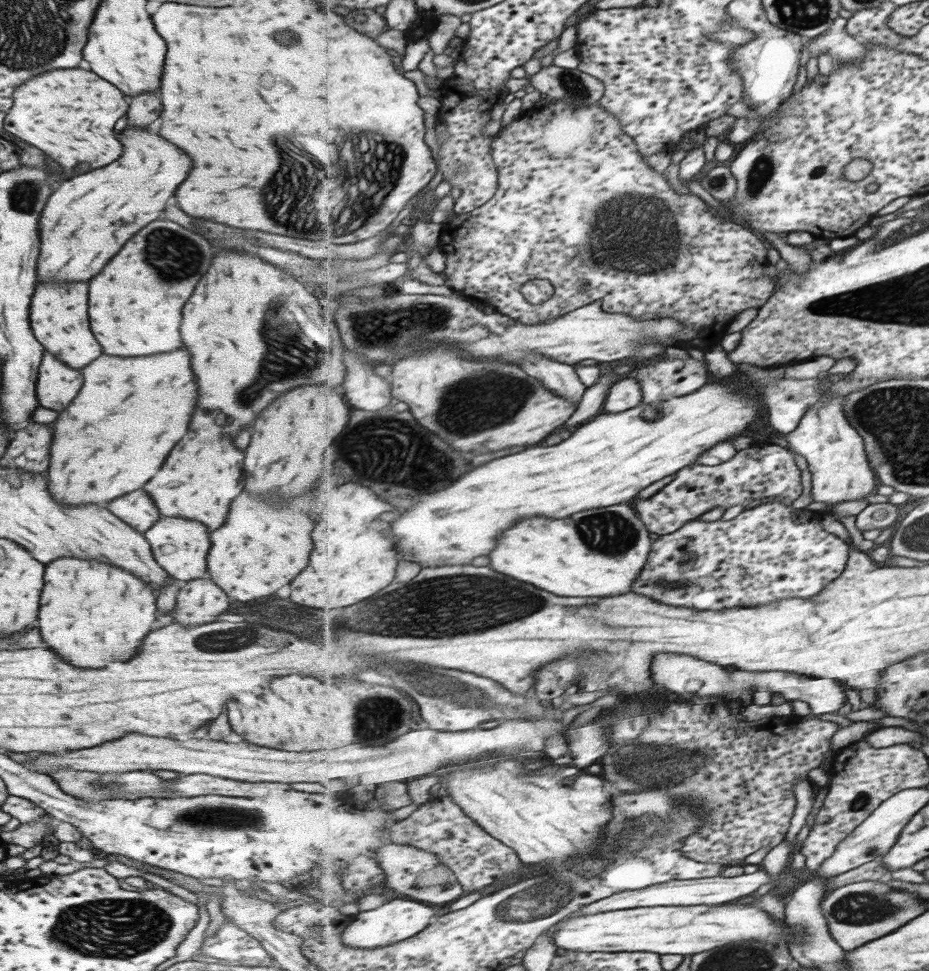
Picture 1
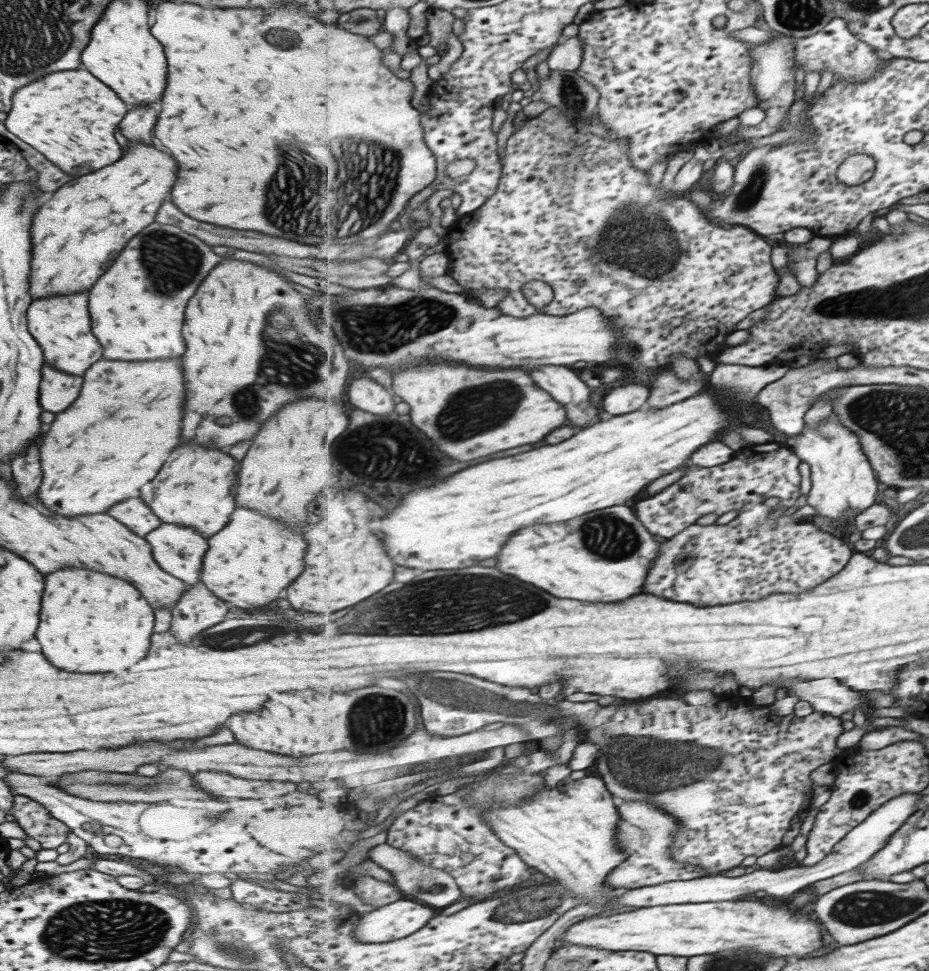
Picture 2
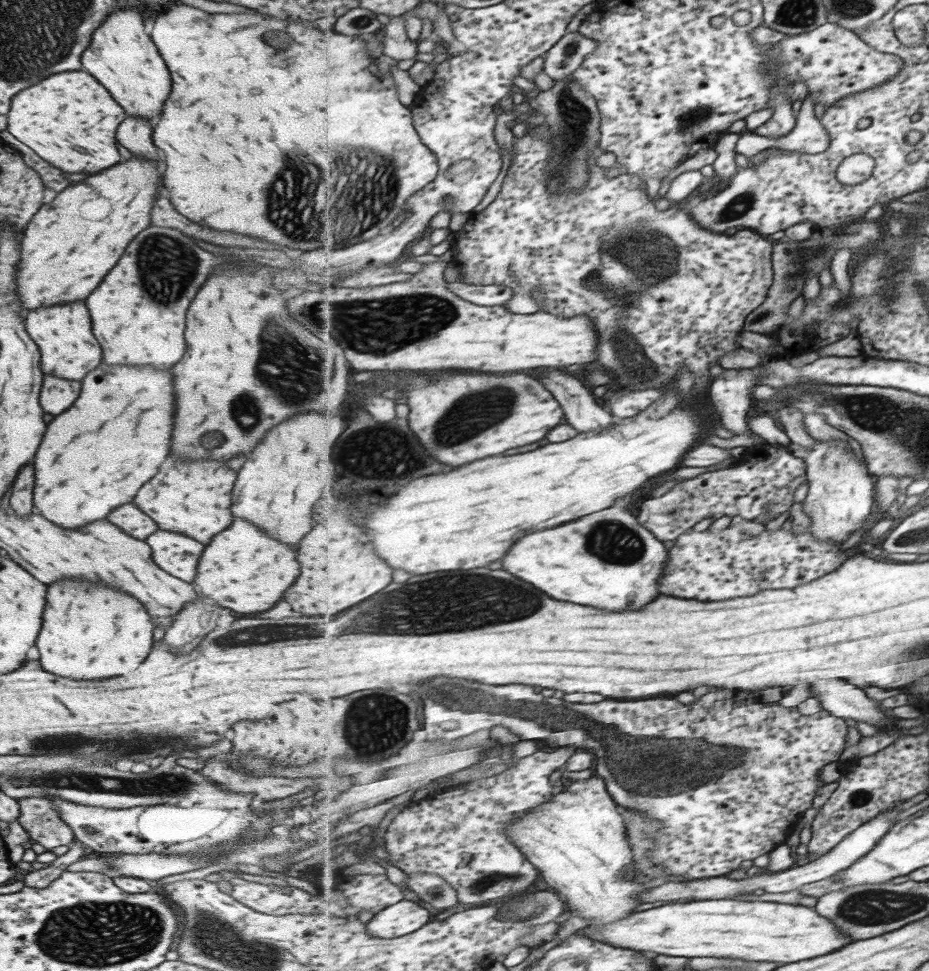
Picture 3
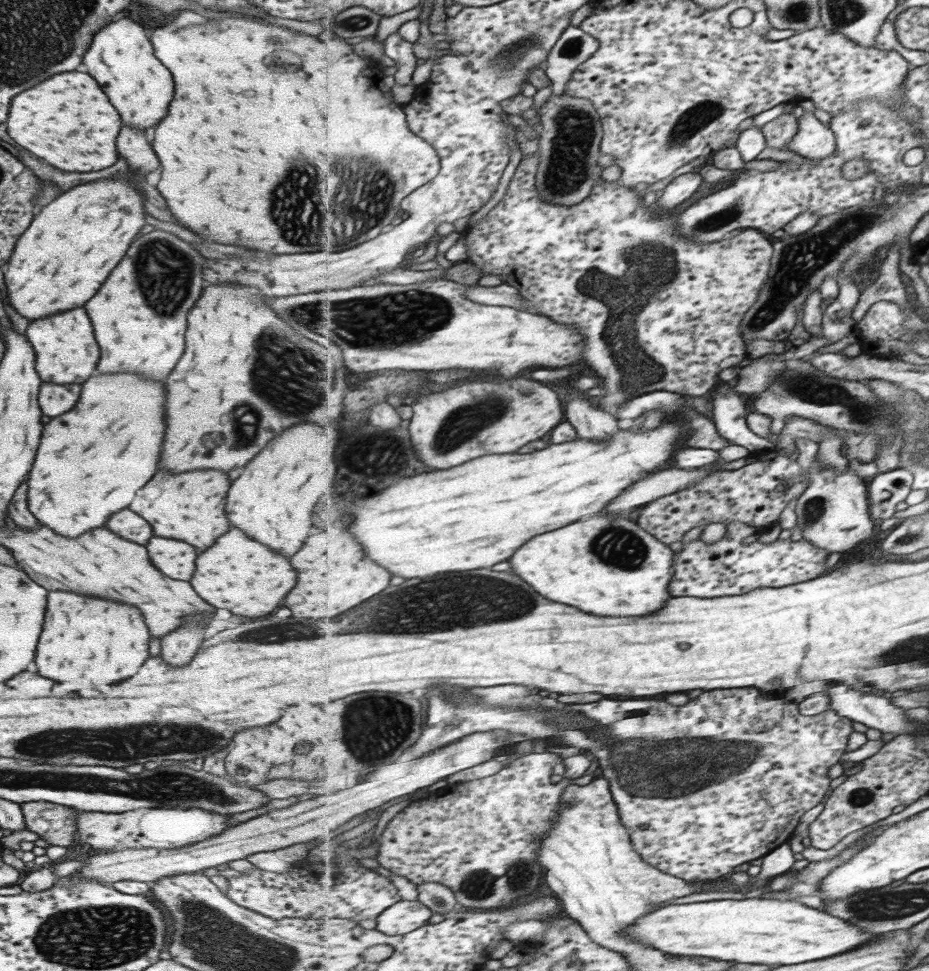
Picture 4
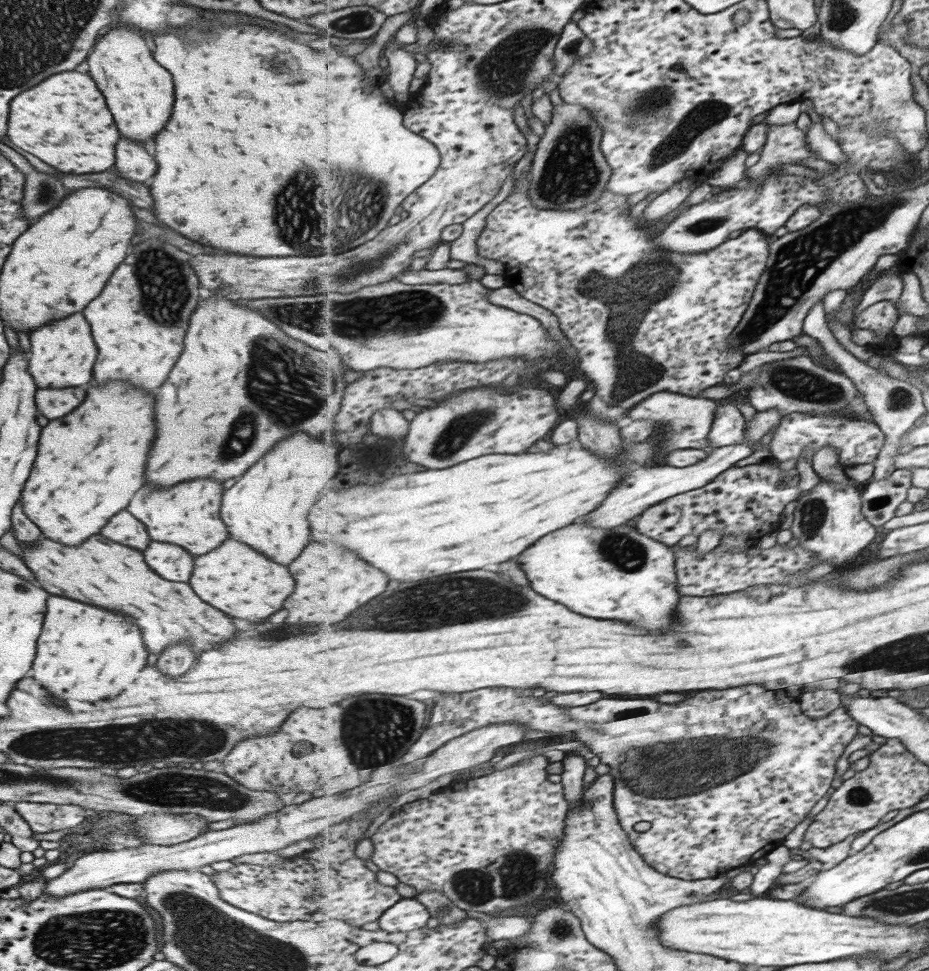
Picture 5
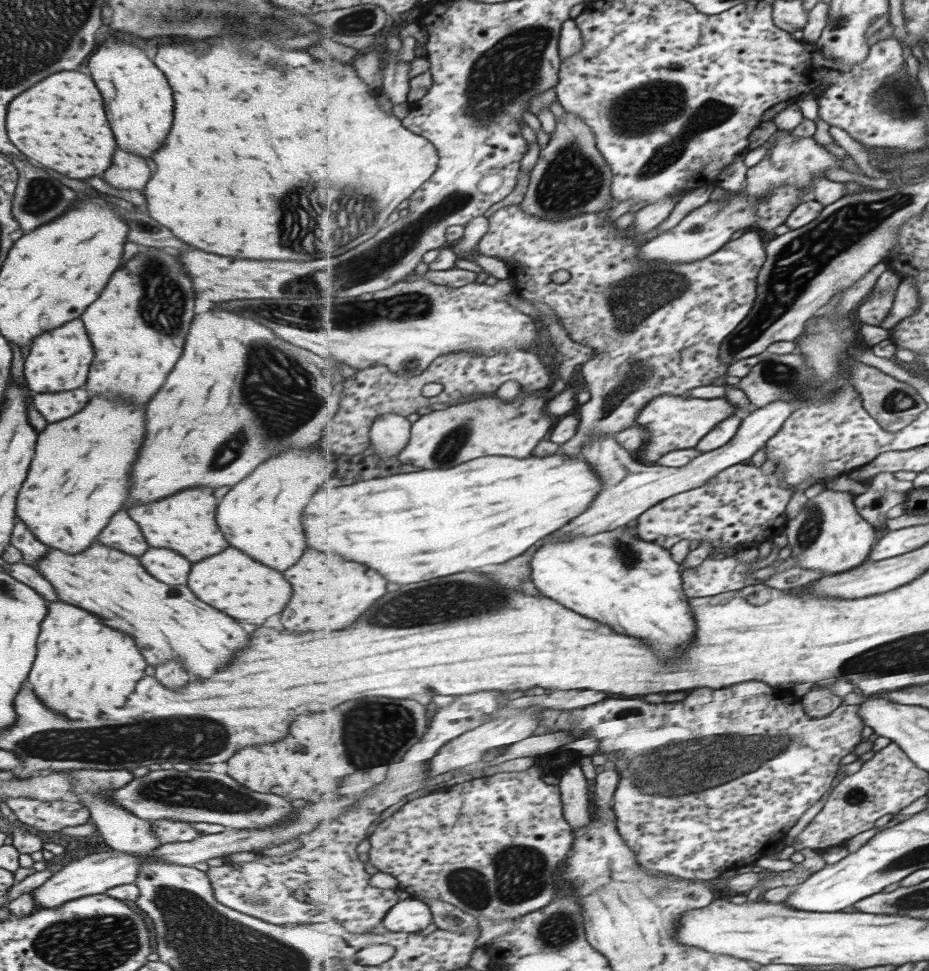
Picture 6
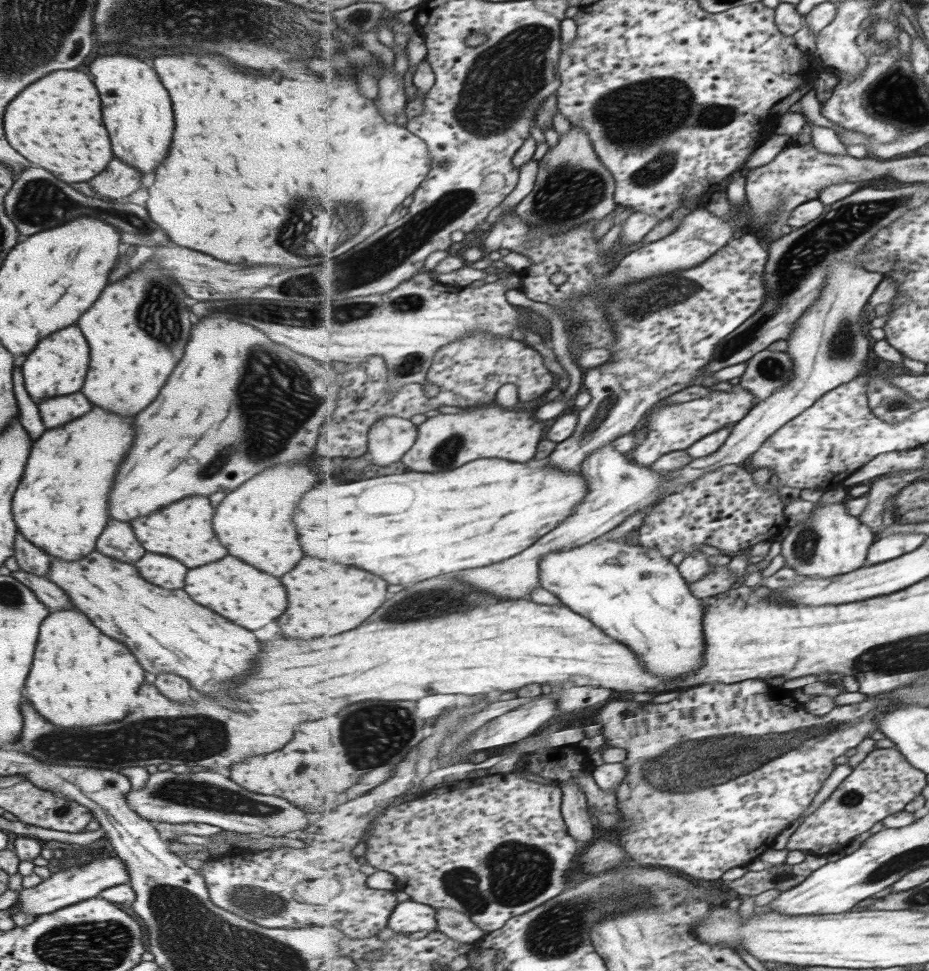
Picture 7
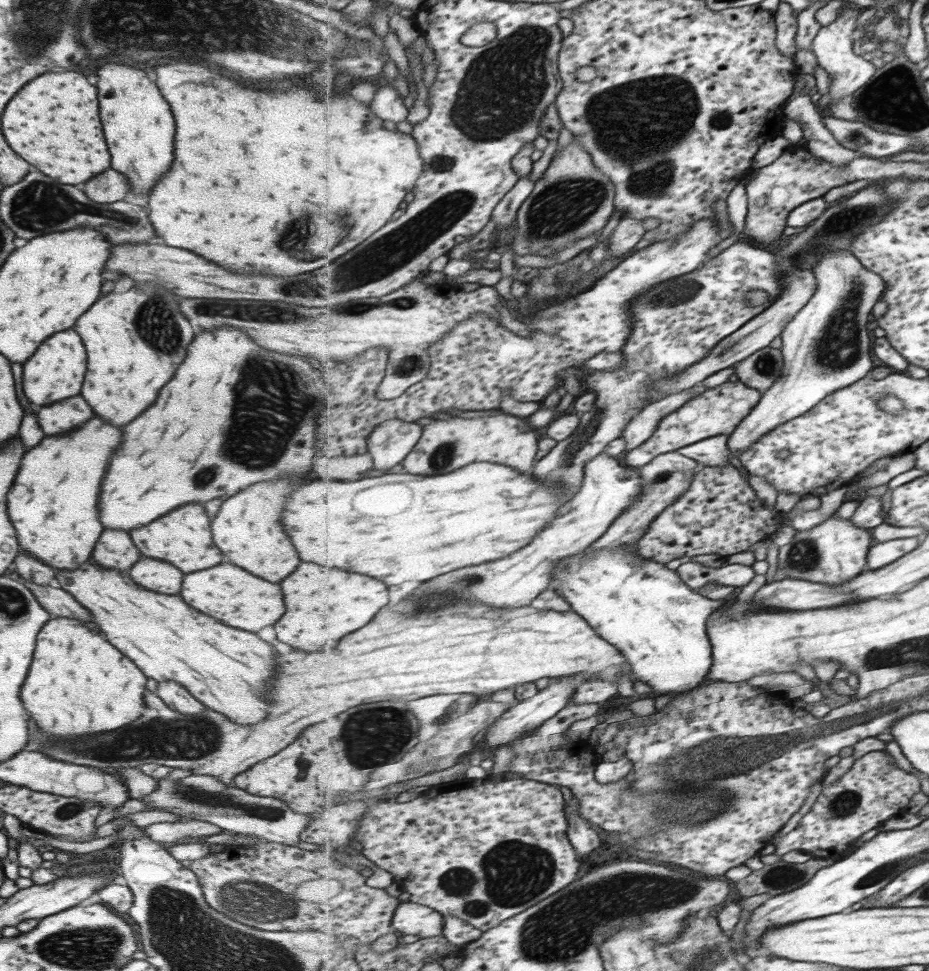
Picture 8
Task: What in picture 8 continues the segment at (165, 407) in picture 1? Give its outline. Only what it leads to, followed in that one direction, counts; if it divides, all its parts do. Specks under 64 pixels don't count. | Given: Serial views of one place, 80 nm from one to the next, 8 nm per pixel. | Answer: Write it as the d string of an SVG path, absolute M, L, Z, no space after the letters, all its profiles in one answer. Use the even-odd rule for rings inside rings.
M91 416L79 428L63 436L45 436L39 444L25 452L13 486L6 494L6 511L9 521L15 528L18 546L26 553L44 562L57 571L78 569L81 563L92 556L92 550L101 534L101 524L97 520L97 496L99 484L105 474L107 462L121 440L121 428L115 428L97 416Z

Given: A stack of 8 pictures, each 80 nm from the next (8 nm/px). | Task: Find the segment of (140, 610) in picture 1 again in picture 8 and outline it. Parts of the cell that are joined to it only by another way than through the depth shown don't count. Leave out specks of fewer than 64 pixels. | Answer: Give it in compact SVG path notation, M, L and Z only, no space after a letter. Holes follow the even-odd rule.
M51 617L37 633L32 656L27 678L21 686L21 702L29 712L30 720L43 734L55 738L97 734L124 727L142 715L141 694L147 677L124 654L105 642L97 631L87 628L81 621Z

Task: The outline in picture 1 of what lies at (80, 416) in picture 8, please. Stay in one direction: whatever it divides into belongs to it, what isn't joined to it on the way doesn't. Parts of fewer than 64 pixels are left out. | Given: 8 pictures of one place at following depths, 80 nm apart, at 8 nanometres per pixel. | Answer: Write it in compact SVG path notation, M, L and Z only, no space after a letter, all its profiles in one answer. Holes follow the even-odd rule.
M43 351L35 381L39 406L59 413L81 388L81 372L67 366L49 351Z

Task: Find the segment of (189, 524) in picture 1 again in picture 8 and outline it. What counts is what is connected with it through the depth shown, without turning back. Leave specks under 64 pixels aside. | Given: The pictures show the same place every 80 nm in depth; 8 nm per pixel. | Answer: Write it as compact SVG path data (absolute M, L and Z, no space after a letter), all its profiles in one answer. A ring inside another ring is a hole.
M140 557L128 568L128 575L136 585L146 588L148 591L173 595L181 588L183 574L168 562Z

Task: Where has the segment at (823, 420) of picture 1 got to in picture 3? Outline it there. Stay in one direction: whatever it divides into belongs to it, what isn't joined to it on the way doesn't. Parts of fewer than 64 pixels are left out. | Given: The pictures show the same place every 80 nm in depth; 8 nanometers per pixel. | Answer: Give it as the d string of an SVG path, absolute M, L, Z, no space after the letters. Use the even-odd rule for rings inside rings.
M850 439L816 442L810 449L789 442L786 448L792 456L806 462L809 487L802 510L811 518L808 529L823 542L841 545L853 532L863 528L865 518L875 510L877 482L867 470L866 458L860 455L858 445Z

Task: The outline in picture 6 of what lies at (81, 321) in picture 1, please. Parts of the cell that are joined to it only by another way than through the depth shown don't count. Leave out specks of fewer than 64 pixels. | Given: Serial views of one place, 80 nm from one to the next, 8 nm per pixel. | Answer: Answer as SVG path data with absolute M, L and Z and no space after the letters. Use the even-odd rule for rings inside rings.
M79 318L51 330L37 335L31 340L29 356L23 364L23 376L25 384L31 392L43 394L43 392L57 392L57 390L73 390L85 384L85 376L93 358L91 342L87 340L87 332Z

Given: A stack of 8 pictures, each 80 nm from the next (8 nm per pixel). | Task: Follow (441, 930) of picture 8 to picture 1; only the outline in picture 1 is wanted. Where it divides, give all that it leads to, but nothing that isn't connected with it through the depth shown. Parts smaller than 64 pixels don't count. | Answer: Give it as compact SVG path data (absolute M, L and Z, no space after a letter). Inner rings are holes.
M410 898L393 900L367 912L352 912L354 921L342 927L341 930L342 944L357 949L389 947L389 945L411 939L426 930L441 912L442 910L439 908L435 910L427 903L414 901Z

